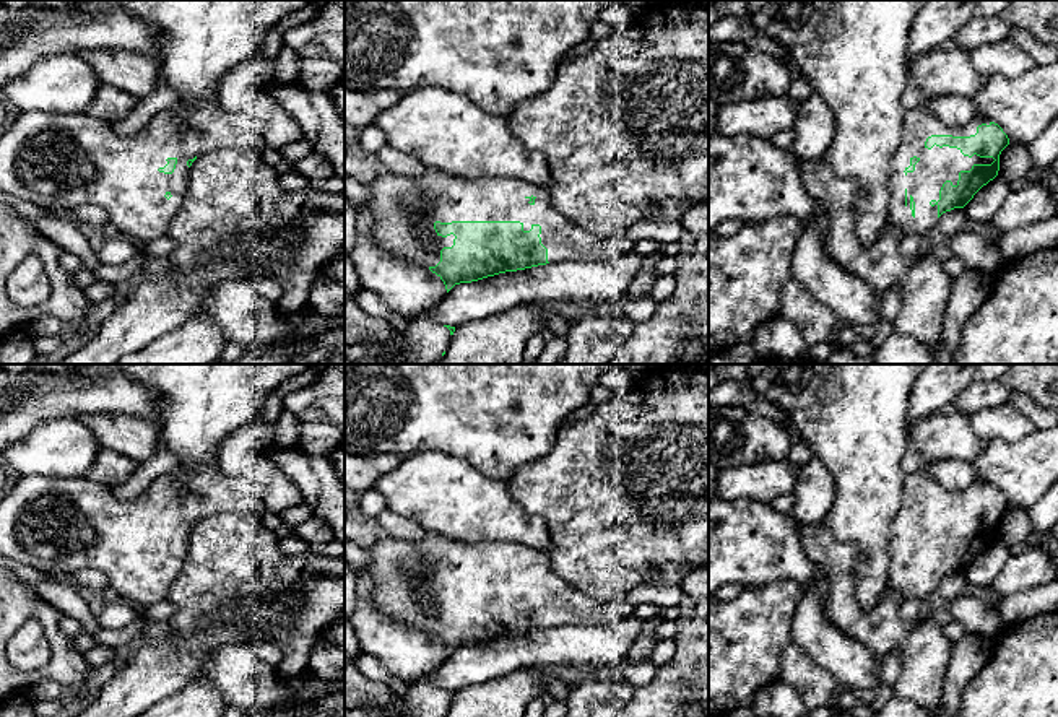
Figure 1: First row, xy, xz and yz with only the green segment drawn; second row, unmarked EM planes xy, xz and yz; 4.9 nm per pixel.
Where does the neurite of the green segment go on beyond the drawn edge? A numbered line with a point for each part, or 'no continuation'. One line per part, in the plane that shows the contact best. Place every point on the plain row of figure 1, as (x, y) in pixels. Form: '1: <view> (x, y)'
1: yz (938, 529)

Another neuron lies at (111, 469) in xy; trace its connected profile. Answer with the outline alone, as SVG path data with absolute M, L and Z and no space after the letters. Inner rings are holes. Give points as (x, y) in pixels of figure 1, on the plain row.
M99 449L86 478L106 486L122 485L135 471L138 462L109 449Z

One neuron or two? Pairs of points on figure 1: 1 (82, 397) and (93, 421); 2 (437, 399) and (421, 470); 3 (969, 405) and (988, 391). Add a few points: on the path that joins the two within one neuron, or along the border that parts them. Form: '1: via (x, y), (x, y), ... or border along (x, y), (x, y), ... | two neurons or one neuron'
1: border along (129, 413), (90, 412), (73, 418) | two neurons
2: border along (403, 456), (413, 451), (446, 451), (463, 460) | two neurons
3: via (974, 400), (984, 394) | one neuron

